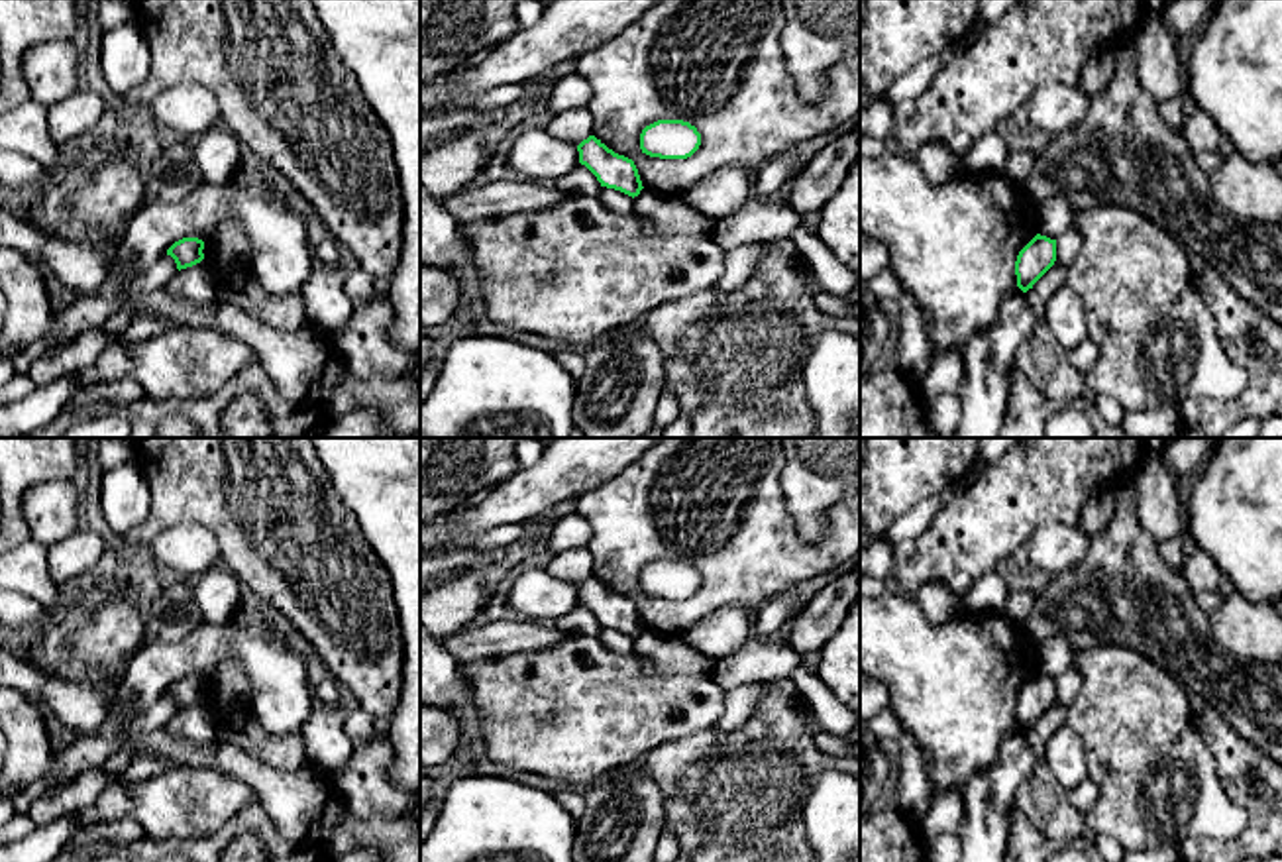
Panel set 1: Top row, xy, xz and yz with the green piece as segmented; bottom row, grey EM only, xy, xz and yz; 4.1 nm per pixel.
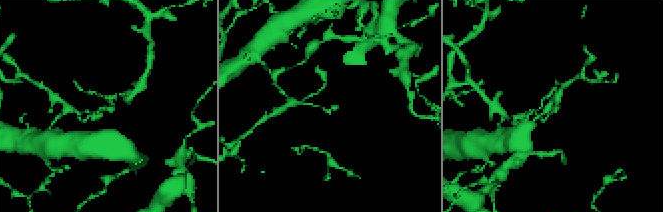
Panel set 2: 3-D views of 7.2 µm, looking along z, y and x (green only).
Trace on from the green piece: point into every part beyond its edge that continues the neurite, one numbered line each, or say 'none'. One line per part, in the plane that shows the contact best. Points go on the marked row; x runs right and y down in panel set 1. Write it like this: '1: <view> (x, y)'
none

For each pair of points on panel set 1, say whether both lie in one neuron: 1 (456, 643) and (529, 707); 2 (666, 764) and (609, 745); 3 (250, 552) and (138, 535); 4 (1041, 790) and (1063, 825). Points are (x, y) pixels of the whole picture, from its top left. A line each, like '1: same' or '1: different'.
1: different
2: different
3: same
4: same

